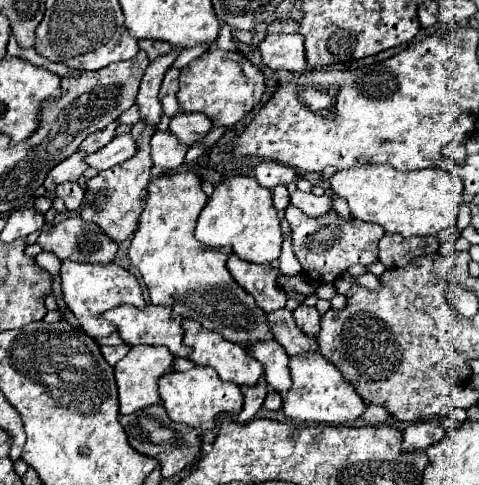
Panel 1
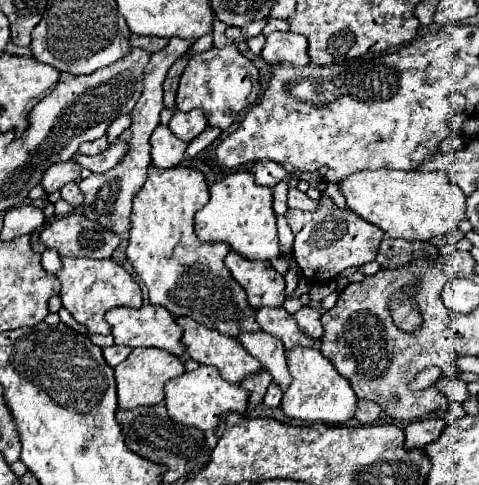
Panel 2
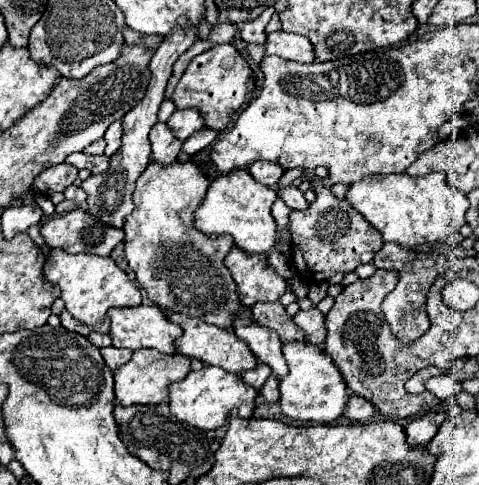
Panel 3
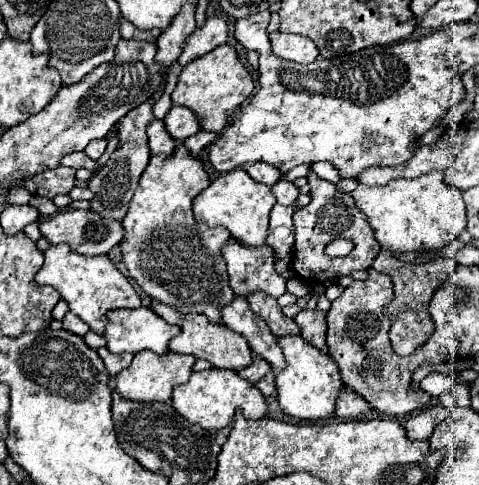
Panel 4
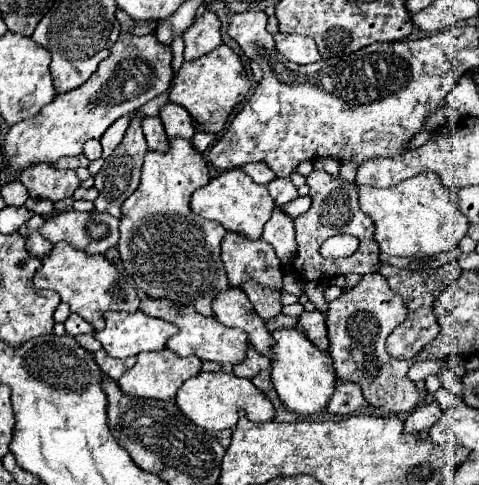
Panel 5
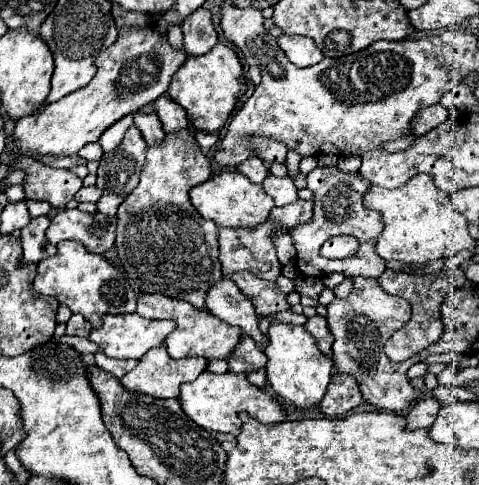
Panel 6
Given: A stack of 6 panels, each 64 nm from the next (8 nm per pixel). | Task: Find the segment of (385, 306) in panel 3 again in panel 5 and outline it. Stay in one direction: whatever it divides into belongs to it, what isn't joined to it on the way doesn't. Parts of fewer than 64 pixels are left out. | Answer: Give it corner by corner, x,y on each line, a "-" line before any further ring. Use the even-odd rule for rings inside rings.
448,262
446,266
440,266
436,270
426,270
426,272
414,274
414,272
406,272
406,270
402,272
402,268
396,268
390,264
382,264
380,274
388,280
388,286
404,298
404,302
408,306
408,318
398,328
394,328
394,332
388,336
386,352
396,360
408,360
408,358
416,356
426,344
430,344
434,340
434,336
440,332
440,324
436,322
432,304
440,292
444,292
452,282
456,282
460,278
462,268
458,266
458,262

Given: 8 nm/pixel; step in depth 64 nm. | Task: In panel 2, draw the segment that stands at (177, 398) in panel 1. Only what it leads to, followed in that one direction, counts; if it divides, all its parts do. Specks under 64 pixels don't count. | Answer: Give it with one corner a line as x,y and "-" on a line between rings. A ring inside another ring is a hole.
200,366
198,370
184,372
182,376
170,380
164,386
168,414
180,424
194,426
200,430
214,430
220,424
220,418
228,412
244,414
248,408
248,392
240,384
232,384
220,376
214,366

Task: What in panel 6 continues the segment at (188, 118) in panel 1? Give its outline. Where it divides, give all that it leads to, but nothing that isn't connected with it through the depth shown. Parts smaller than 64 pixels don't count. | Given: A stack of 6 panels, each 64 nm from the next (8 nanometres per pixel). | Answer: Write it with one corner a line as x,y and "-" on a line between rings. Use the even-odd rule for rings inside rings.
166,94
160,96
160,98
154,102
154,110
156,110
156,114
158,114
160,120
162,120
164,132
178,132
178,130
190,126
184,108
180,108
180,104
176,104
176,102
174,102
170,96
166,96

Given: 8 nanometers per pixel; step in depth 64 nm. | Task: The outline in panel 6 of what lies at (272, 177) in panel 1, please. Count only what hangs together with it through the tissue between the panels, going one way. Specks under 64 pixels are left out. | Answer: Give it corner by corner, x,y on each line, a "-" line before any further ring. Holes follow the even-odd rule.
252,156
252,158
244,160
236,170
238,170
238,172
242,172
244,176
248,176
254,184
262,184
262,180
264,180
264,178
266,178
266,174
268,174
266,164
264,164
258,156

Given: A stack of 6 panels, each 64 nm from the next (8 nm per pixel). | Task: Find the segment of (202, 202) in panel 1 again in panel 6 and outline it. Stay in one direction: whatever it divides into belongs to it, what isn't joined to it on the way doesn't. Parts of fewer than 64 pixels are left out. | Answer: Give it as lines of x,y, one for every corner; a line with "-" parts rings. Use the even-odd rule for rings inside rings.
154,112
134,114
134,126
142,132
148,148
140,182
124,198
116,212
116,248
120,262
130,280
134,280
142,292
158,292
170,298
186,300
204,310
208,288
222,280
222,266
218,260
218,226
204,220
192,208
188,192
210,178
210,160
202,154
192,130
186,128
184,132
164,134

